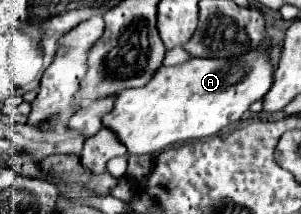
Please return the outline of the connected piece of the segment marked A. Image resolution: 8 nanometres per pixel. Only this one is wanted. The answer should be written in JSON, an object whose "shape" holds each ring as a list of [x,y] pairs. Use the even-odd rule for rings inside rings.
{"shape":[[[253,50],[237,58],[193,58],[185,64],[159,68],[159,72],[155,72],[155,76],[143,88],[131,88],[127,92],[121,92],[115,98],[113,110],[107,112],[101,122],[127,146],[129,154],[159,154],[173,144],[209,138],[219,134],[227,124],[239,122],[241,116],[249,110],[249,106],[269,92],[271,84],[273,66],[269,64],[267,52]]]}

